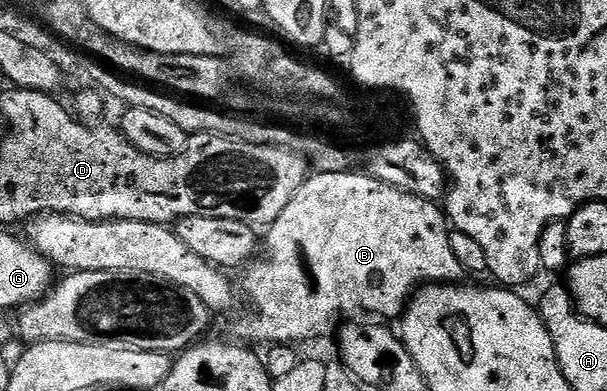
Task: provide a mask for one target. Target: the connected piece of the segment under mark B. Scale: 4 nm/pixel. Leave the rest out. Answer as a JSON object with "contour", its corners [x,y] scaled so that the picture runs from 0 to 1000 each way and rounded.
{"contour":[[[582,435],[563,445],[530,445],[524,440],[509,448],[507,458],[501,463],[501,473],[491,486],[491,496],[484,496],[484,506],[478,506],[471,537],[465,537],[465,547],[458,547],[453,568],[442,575],[438,586],[442,606],[437,614],[433,606],[432,614],[432,650],[423,652],[400,688],[400,696],[404,696],[399,757],[400,765],[404,757],[415,775],[417,798],[410,808],[399,811],[390,824],[389,849],[397,859],[394,867],[402,875],[414,875],[417,882],[437,877],[435,882],[442,885],[451,880],[494,885],[499,870],[521,870],[526,859],[544,857],[547,847],[549,857],[562,836],[563,821],[568,816],[568,811],[565,813],[567,798],[608,798],[613,806],[608,811],[631,813],[639,824],[646,824],[646,816],[651,821],[654,813],[664,811],[666,793],[687,737],[700,726],[750,726],[766,714],[764,685],[755,670],[755,660],[748,660],[748,639],[741,639],[740,591],[741,575],[733,545],[713,514],[697,512],[682,496],[656,486],[636,465],[616,458],[598,437]]]}

